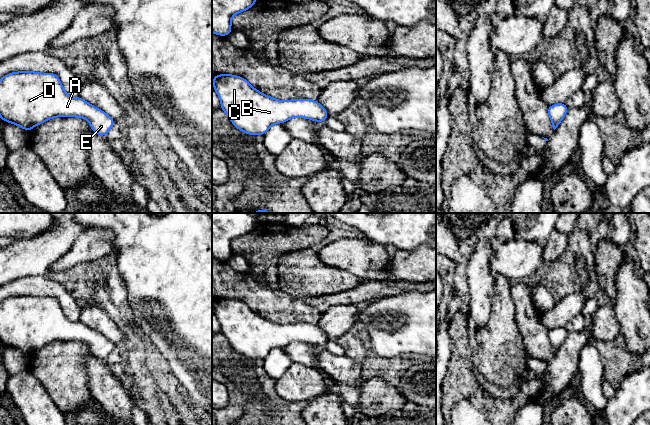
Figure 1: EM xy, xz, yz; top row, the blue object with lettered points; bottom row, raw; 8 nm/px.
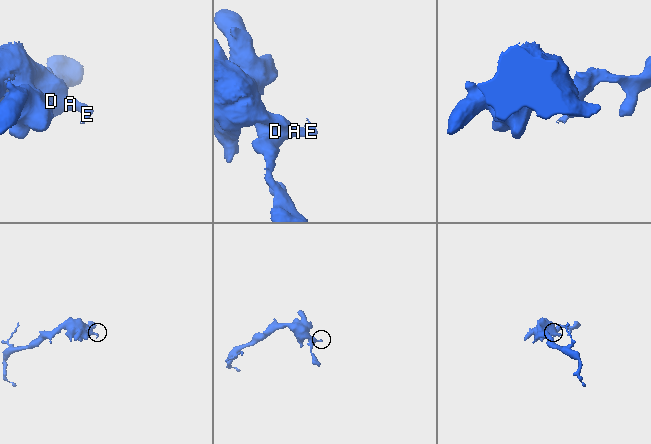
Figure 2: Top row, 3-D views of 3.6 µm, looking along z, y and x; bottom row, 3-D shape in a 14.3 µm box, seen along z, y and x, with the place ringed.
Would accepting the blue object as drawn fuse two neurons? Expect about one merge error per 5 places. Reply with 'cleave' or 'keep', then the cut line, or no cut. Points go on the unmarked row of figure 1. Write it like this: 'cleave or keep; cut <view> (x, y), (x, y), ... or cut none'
keep; cut none

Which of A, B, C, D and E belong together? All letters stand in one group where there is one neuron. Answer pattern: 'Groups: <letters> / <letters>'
Groups: A B C D E

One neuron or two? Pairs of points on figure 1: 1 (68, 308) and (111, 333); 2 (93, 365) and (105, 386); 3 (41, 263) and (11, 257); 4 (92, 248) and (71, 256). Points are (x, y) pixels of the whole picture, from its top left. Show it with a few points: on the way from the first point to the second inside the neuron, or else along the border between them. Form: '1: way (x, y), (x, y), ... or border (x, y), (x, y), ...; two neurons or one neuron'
1: border (81, 308), (81, 314), (78, 319); two neurons
2: way (98, 370), (102, 381); one neuron
3: way (34, 257), (18, 257); one neuron
4: way (87, 248), (76, 255); one neuron

